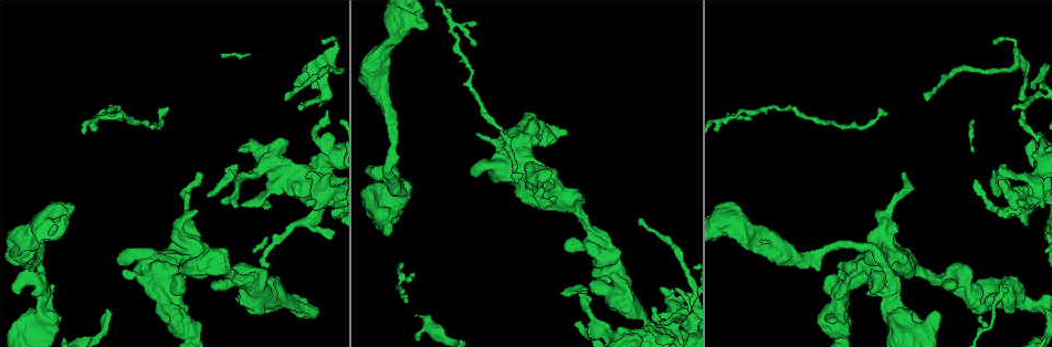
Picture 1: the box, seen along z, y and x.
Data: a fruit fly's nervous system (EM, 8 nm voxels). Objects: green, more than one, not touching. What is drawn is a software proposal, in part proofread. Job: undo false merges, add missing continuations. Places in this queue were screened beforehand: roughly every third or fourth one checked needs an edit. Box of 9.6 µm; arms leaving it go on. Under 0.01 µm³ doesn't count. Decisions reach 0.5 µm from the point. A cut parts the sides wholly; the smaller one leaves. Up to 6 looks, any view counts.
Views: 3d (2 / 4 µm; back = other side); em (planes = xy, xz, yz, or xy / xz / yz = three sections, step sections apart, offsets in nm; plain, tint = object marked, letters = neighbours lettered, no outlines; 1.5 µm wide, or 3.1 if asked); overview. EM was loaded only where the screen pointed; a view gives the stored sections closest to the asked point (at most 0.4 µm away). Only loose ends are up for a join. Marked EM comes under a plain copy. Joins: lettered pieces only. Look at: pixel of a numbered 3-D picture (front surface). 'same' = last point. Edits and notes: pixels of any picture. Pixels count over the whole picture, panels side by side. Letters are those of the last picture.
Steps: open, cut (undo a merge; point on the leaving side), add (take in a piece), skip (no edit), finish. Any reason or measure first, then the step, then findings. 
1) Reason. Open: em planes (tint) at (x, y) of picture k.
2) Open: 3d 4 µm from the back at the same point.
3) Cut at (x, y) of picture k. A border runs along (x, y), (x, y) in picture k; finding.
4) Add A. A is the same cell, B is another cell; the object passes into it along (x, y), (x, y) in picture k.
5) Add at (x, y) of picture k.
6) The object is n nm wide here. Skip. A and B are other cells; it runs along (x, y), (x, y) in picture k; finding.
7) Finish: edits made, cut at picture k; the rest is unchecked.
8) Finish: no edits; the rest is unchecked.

Branch stops here. Open: 3d 2 µm at (329, 175) of picture 1.

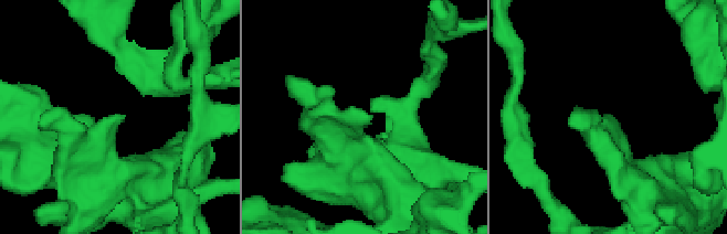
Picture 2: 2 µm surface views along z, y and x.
Shape alone is not enough. Open: em yz step 4 (tint) at (109, 117) of picture 2.

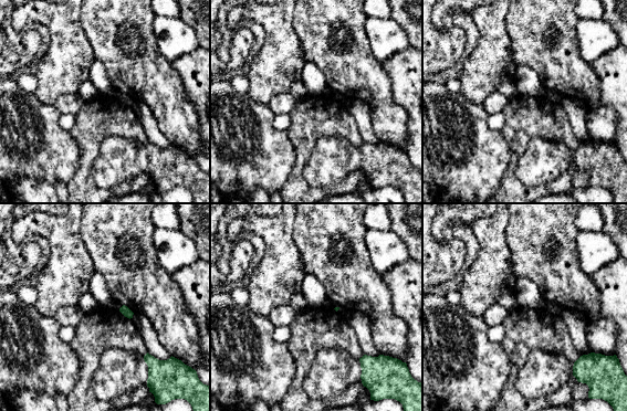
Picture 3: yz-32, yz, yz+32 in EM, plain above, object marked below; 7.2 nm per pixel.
Open: em planes (letters) at the same point.

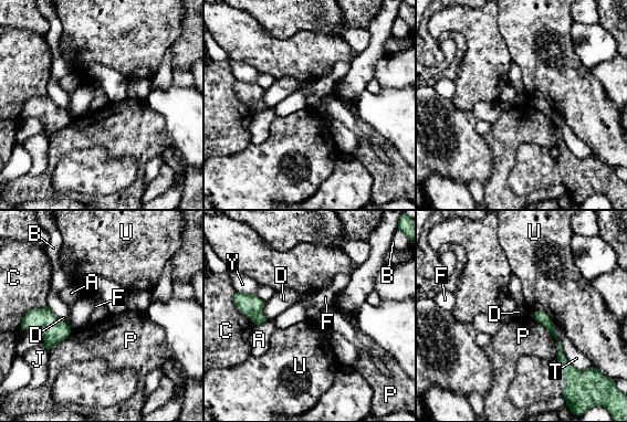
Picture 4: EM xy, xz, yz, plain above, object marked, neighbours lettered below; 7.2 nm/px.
Skip. A, B, C, D, F, J, P, T, U and Y are other cells; a border runs along (536, 310), (543, 312), (554, 324) in picture 4; no lettered piece goes on from it.

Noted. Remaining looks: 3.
Free end. Open: em planes (letters) at (413, 275) of picture 1.

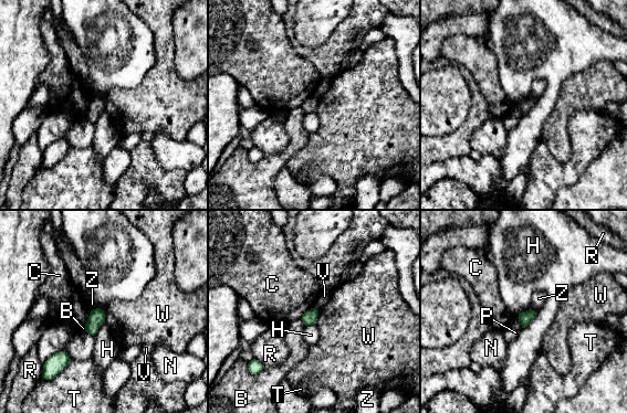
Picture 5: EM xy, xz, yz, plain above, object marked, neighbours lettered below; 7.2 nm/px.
The object is 90 nm wide here. Skip. B, C, H, N, P, R, T, V, W and Z are other cells; a border runs along (102, 309), (105, 323) in picture 5; no lettered piece goes on from it.

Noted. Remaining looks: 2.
An open end. Open: em planes (tint) at (425, 28) of picture 1.

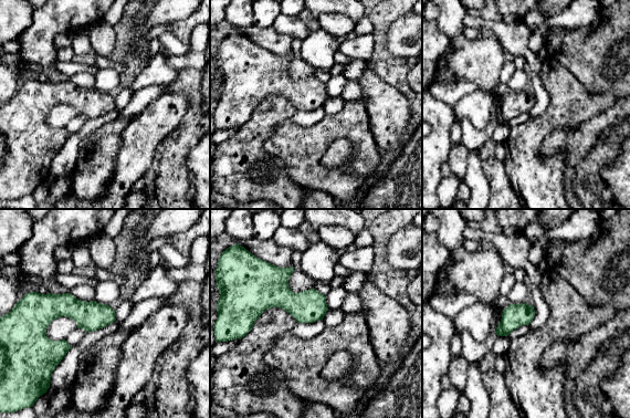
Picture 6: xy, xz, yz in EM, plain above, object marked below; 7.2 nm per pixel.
See the neighbours. Open: em planes (letters) at the same point.

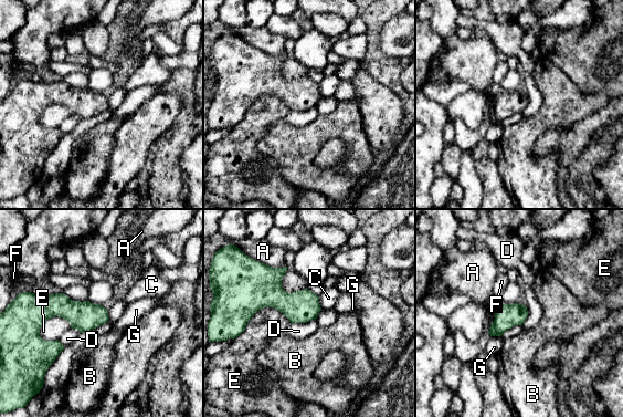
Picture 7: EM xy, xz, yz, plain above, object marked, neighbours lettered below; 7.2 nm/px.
The longest contact is with E, 260 nm. Skip. A, B, C, D, E, F and G are other cells; a border runs along (315, 319), (308, 322), (291, 323) in picture 7; no lettered piece goes on from it.

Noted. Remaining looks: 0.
Finish: no edits; the rest is unchecked.

